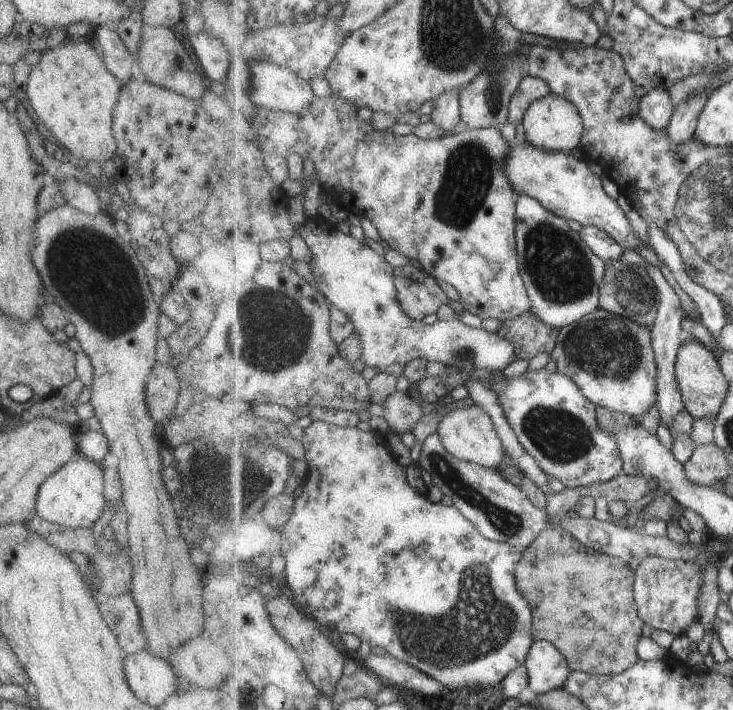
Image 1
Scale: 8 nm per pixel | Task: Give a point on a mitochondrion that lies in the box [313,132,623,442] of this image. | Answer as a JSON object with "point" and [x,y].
{"point":[558,269]}

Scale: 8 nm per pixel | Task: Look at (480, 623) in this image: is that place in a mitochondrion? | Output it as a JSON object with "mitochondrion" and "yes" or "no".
{"mitochondrion":"yes"}

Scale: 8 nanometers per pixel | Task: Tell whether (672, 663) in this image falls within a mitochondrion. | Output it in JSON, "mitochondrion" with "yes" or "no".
{"mitochondrion":"no"}

